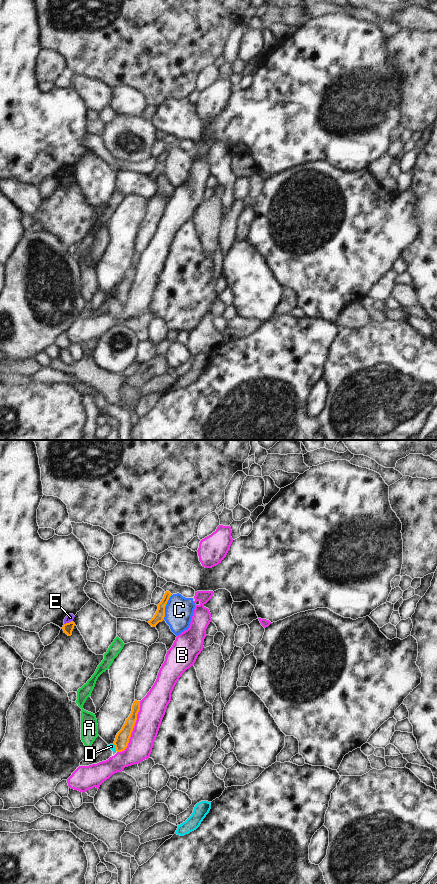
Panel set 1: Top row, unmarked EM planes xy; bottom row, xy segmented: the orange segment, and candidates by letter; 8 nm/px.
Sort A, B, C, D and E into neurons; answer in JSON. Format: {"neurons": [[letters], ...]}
{"neurons": [["A", "C"], ["B"], ["D"], ["E"]]}

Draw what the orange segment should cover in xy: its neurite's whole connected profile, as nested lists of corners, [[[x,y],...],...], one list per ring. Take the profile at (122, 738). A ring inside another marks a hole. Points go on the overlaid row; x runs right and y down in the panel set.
[[[135,700],[132,705],[132,711],[130,716],[126,719],[122,729],[117,733],[115,741],[113,743],[117,752],[122,752],[127,748],[131,733],[137,720],[137,714],[139,710],[140,701]]]

